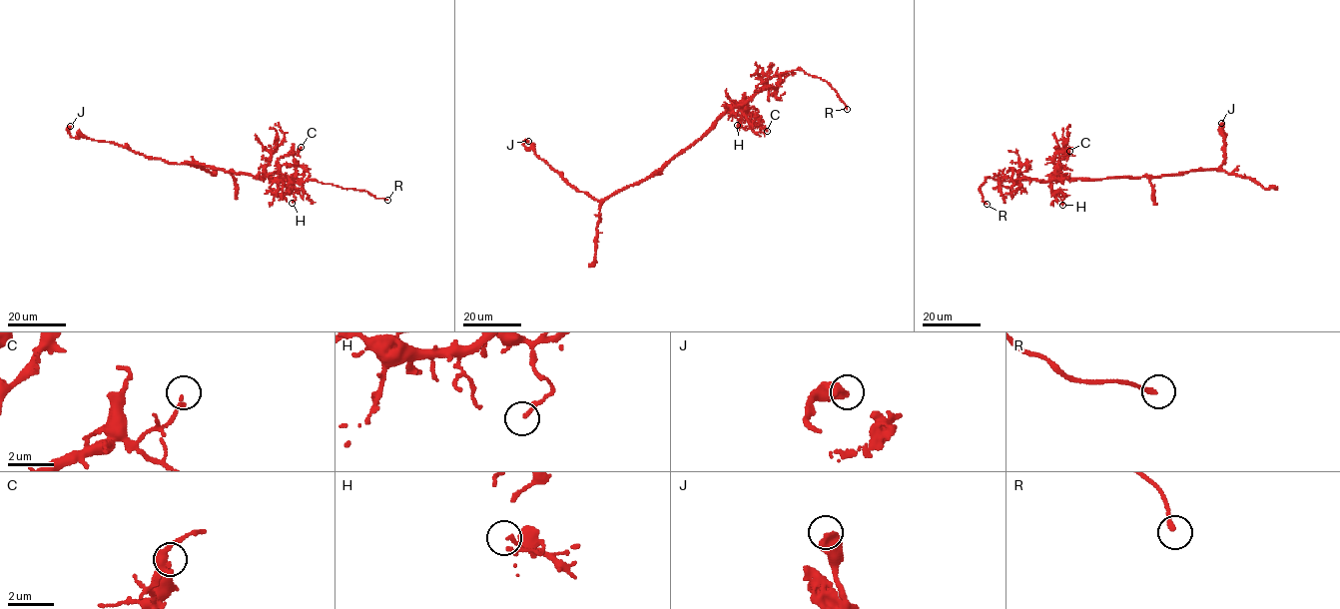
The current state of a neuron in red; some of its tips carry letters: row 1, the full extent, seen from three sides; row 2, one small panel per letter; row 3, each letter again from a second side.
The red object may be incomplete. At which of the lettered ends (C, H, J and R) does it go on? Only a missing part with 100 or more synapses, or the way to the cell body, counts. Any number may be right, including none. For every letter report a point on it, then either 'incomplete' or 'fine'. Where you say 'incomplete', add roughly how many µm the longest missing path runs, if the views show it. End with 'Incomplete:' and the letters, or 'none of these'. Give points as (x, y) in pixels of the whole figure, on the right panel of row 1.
C: (1069, 151) | fine
H: (1062, 205) | fine
J: (1221, 123) | fine
R: (987, 204) | incomplete | 6 µm
Incomplete: R

